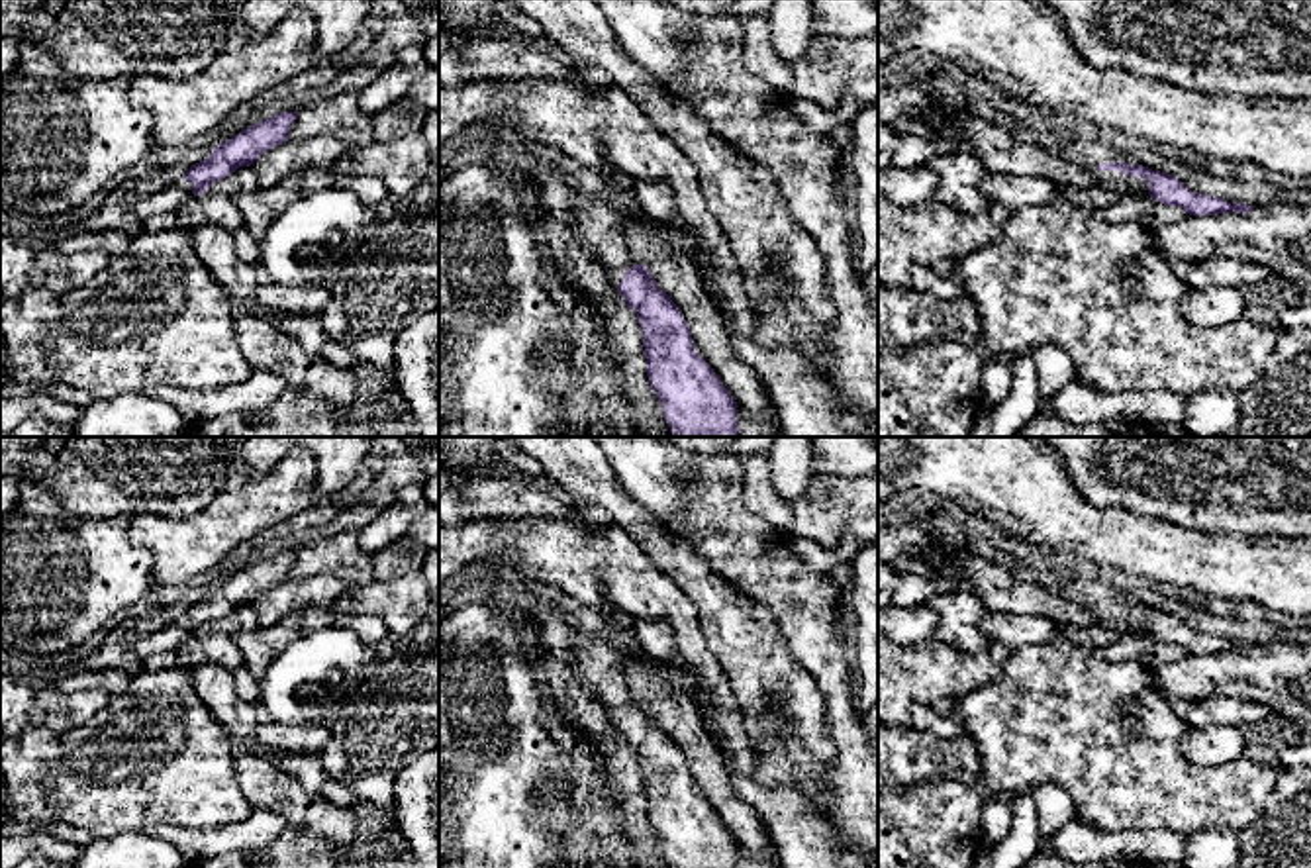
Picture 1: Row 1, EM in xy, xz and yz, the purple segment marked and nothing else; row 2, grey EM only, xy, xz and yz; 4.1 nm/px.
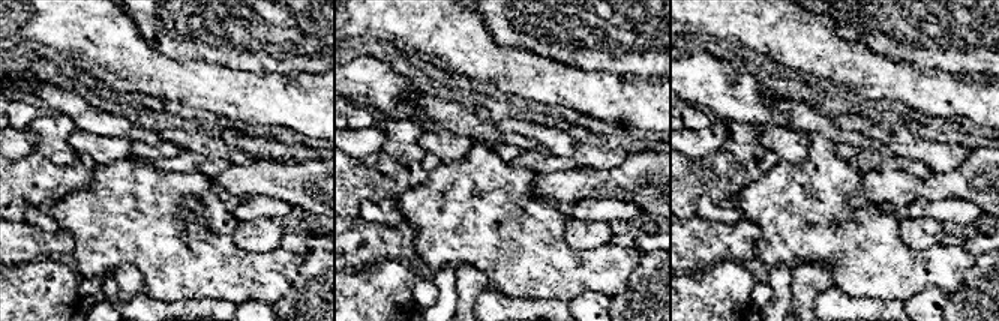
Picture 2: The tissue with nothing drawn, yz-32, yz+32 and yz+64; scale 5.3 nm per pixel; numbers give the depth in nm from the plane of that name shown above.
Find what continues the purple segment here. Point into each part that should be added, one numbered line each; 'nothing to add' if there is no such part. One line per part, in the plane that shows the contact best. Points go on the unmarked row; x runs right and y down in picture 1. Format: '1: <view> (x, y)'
1: yz (1139, 626)

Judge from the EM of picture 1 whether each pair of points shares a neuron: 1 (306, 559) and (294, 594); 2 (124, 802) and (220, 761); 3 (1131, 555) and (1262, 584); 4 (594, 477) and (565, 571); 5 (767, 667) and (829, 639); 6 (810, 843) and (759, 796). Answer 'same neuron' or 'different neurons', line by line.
1: different neurons
2: same neuron
3: same neuron
4: different neurons
5: different neurons
6: same neuron

